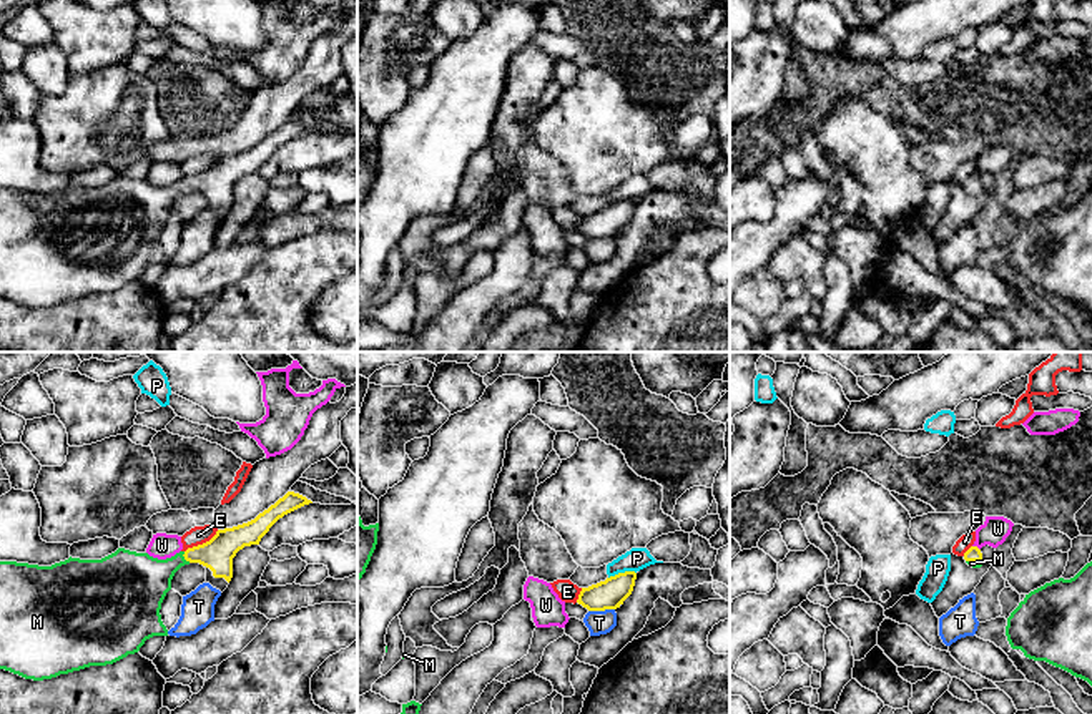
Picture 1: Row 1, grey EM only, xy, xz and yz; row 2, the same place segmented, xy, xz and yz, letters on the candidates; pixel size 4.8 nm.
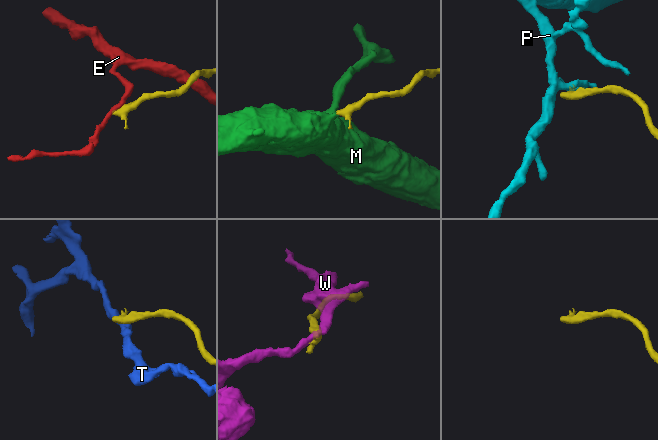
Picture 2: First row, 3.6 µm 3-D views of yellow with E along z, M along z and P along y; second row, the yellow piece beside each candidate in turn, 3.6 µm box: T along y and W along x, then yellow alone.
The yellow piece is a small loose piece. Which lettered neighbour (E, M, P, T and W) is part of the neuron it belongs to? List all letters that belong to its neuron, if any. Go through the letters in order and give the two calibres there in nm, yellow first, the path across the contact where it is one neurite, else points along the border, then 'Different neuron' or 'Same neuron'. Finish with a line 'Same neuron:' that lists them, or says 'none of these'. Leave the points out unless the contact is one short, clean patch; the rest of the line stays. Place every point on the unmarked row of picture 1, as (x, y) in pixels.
E: Thickness 150 nm (yellow) against 90 nm. Boundary: xy (218, 158), (208, 168), (185, 180). Different neuron
M: Thickness 150 nm (yellow) against 280 nm. Path across: xy (218, 181), (185, 186), (140, 210). Same neuron
P: Thickness 140 nm (yellow) against 110 nm. Boundary: xz (635, 200), (619, 200), (609, 206). Different neuron
T: Thickness 140 nm (yellow) against 110 nm. Boundary: xz (614, 236), (589, 239). Different neuron
W: Thickness 70 nm (yellow) against 130 nm. Boundary: yz (973, 173), (979, 178). Different neuron
Same neuron: M

